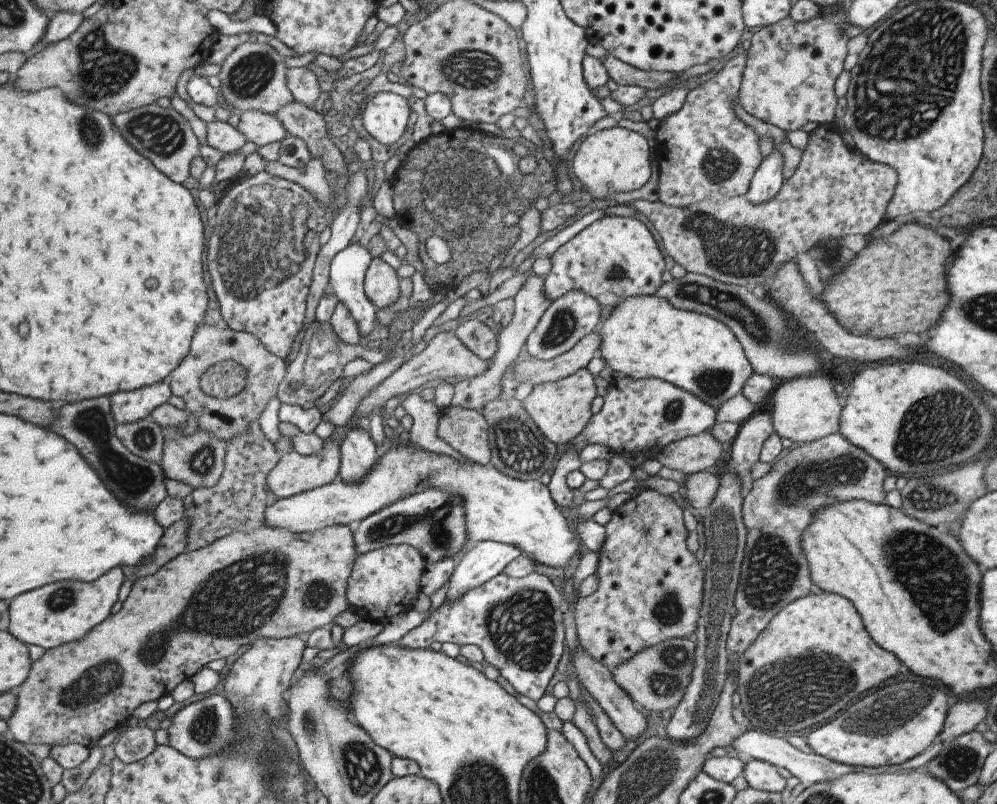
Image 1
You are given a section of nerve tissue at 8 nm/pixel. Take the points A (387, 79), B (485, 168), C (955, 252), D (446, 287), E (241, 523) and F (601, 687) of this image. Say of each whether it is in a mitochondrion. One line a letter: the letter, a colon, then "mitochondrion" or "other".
A: other
B: mitochondrion
C: other
D: other
E: other
F: other

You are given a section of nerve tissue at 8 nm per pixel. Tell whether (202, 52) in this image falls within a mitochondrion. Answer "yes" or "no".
no

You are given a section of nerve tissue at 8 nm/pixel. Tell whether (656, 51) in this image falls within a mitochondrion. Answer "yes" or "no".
no

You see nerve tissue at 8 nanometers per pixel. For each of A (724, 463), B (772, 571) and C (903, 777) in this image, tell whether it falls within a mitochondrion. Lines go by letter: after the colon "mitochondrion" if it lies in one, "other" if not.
A: other
B: mitochondrion
C: other

